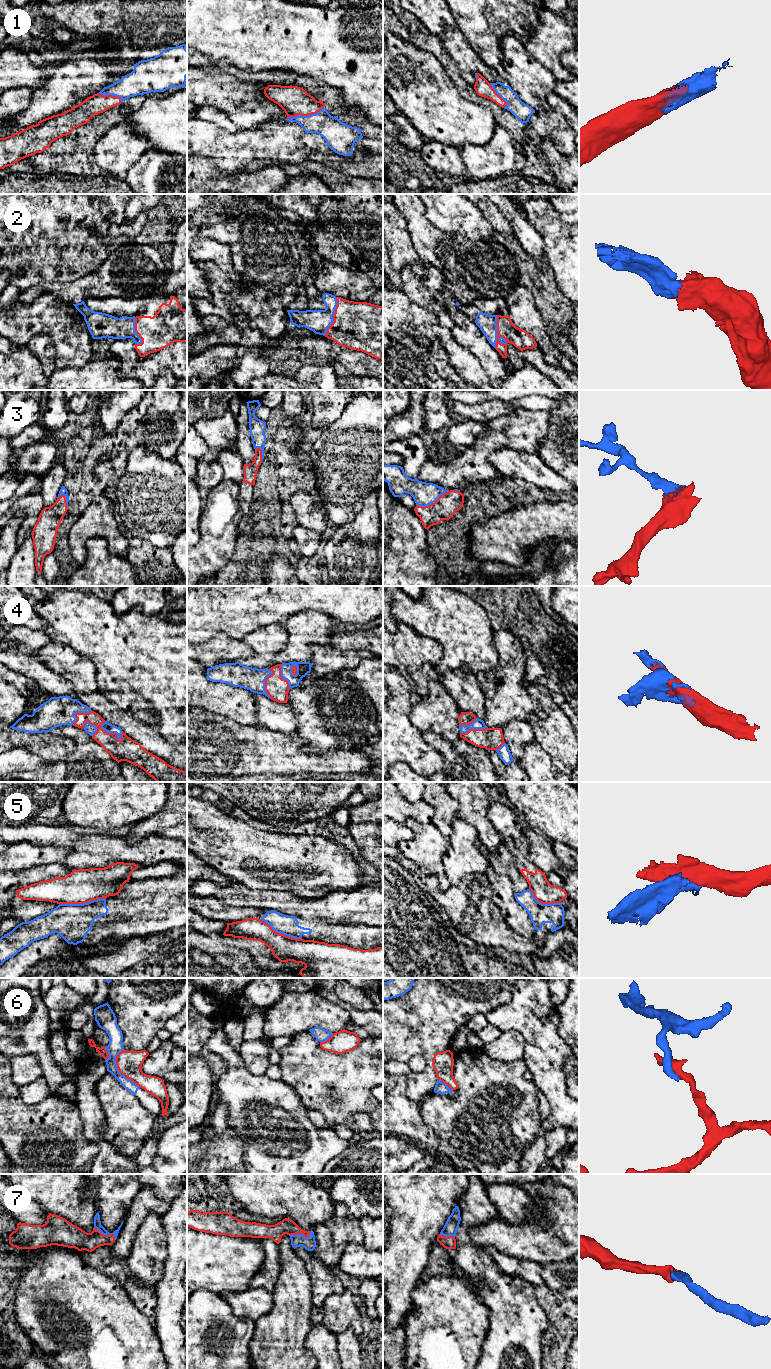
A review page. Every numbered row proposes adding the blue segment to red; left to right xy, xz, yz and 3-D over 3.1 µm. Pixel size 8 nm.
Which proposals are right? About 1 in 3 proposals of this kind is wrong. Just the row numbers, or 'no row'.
1, 2, 3, 4, 7

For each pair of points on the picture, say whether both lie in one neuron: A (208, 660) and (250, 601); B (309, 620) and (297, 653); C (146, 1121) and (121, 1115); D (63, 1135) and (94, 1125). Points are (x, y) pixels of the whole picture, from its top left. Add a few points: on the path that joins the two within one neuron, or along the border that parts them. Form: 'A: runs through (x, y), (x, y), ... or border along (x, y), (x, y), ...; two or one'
A: border along (241, 640), (216, 633), (204, 643); two
B: runs through (307, 628), (301, 636), (299, 645); one
C: runs through (140, 1119), (138, 1117), (127, 1117); one
D: border along (77, 1106), (80, 1112), (84, 1135), (98, 1147); two

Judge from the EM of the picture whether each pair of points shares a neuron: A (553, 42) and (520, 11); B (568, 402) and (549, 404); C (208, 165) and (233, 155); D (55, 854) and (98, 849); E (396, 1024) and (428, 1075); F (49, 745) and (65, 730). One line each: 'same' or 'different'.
A: different
B: different
C: different
D: different
E: same
F: different

